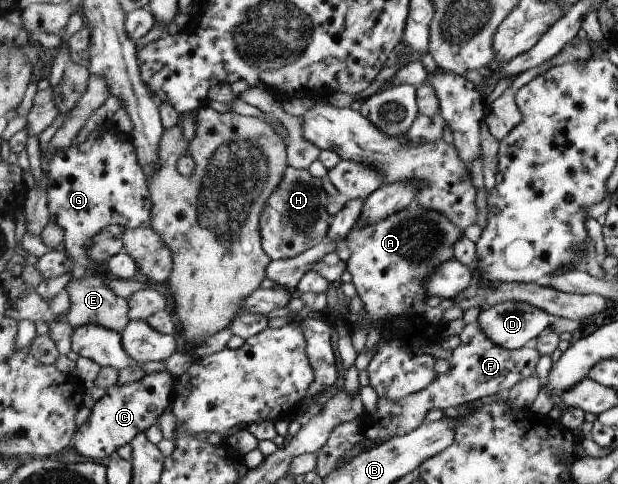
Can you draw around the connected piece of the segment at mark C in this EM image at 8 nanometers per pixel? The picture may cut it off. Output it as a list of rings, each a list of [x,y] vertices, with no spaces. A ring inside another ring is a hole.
[[[166,371],[160,373],[150,373],[150,375],[142,375],[140,381],[134,381],[132,385],[114,385],[106,390],[106,395],[100,398],[91,410],[88,421],[74,434],[74,449],[84,457],[93,459],[94,461],[104,461],[106,457],[114,455],[120,447],[132,443],[140,433],[147,433],[152,425],[158,425],[161,422],[164,409],[170,407],[171,397],[175,378],[170,377]]]

